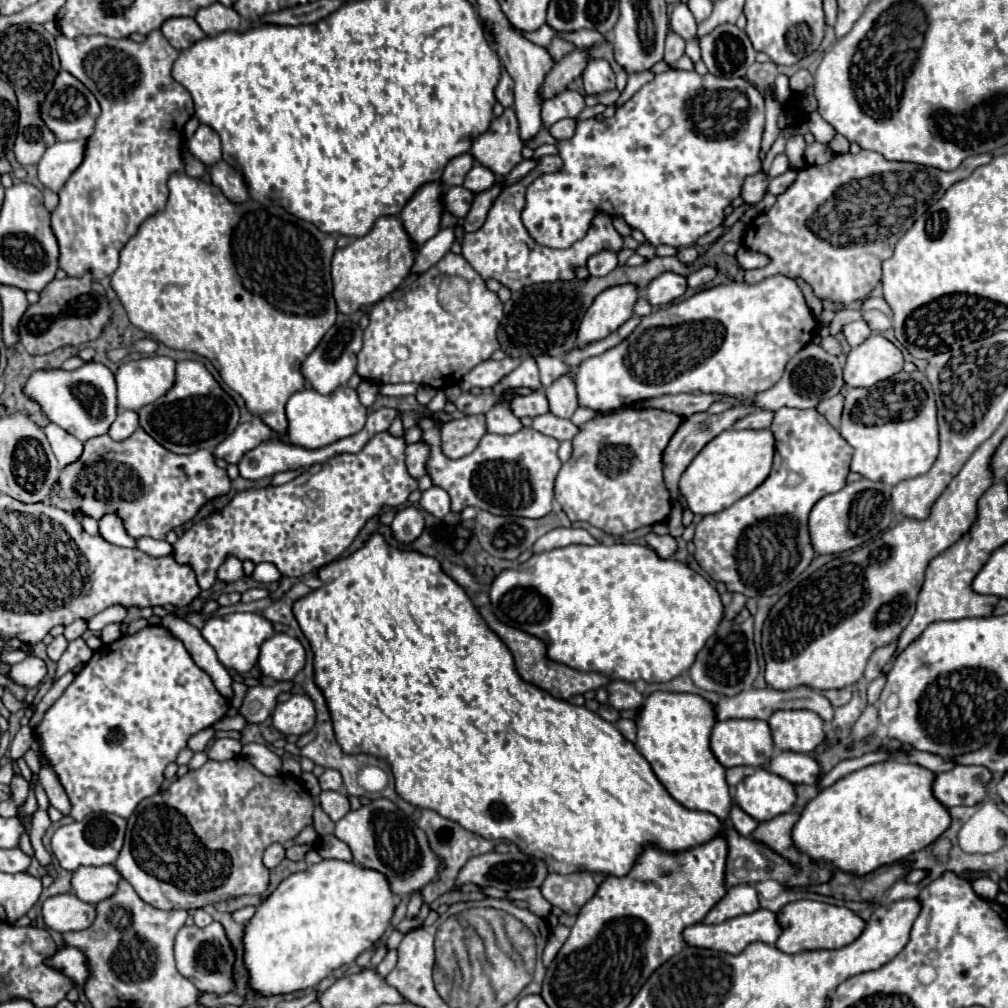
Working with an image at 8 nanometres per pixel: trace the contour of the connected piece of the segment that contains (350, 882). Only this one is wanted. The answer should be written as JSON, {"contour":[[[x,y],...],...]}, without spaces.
{"contour":[[[323,859],[321,863],[287,877],[257,907],[255,917],[245,927],[245,965],[249,969],[251,987],[261,995],[281,995],[315,987],[331,971],[355,963],[359,953],[371,949],[389,927],[395,907],[397,895],[393,895],[385,875],[353,861]]]}

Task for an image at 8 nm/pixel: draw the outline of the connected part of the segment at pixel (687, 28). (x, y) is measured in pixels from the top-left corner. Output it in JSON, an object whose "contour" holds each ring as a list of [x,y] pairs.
{"contour":[[[677,3],[671,13],[671,29],[681,35],[685,41],[693,39],[697,33],[697,21],[693,19],[693,13],[689,11],[687,3]]]}

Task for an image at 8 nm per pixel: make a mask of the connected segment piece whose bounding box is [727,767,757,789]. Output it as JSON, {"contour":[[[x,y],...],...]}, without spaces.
{"contour":[[[729,767],[727,769],[727,785],[731,787],[731,789],[735,789],[735,785],[741,781],[741,779],[745,779],[747,775],[751,775],[751,773],[755,773],[757,769],[755,767]]]}

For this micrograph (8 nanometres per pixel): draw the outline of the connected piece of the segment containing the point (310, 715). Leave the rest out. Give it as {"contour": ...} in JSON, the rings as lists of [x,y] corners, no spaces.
{"contour":[[[291,695],[289,701],[279,703],[271,715],[273,727],[283,735],[303,735],[315,725],[315,707],[307,695]]]}

